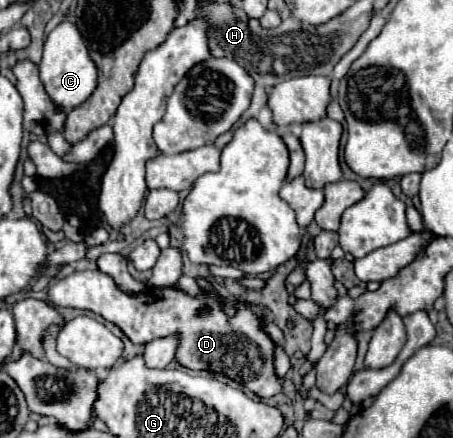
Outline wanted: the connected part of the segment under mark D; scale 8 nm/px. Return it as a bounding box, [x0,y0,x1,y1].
[47,270,283,398]

